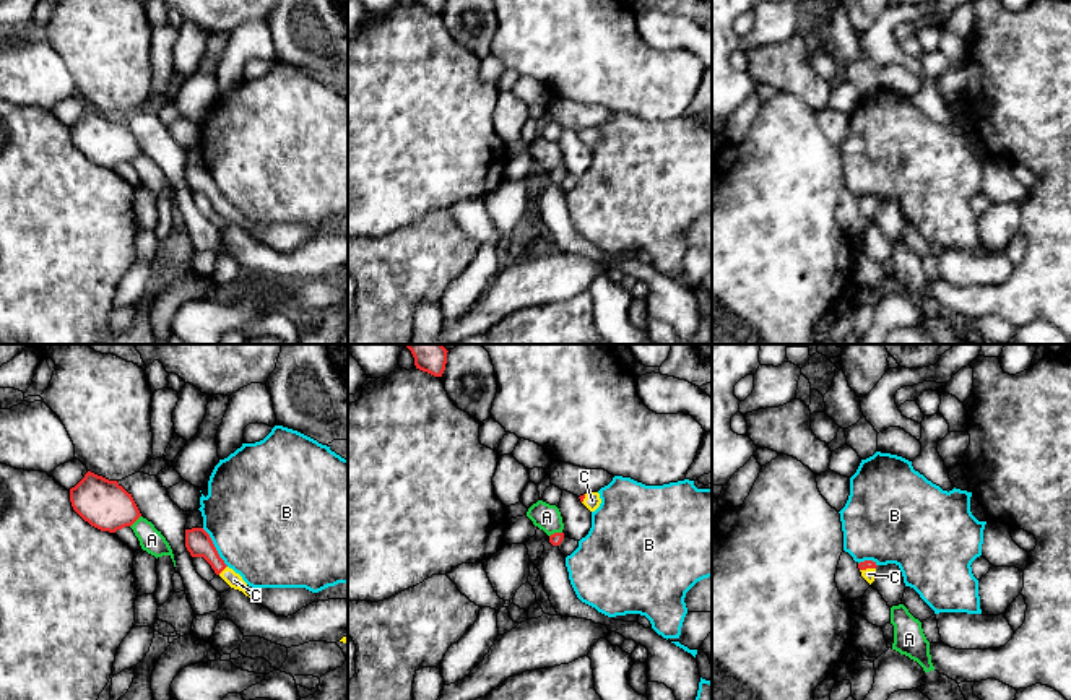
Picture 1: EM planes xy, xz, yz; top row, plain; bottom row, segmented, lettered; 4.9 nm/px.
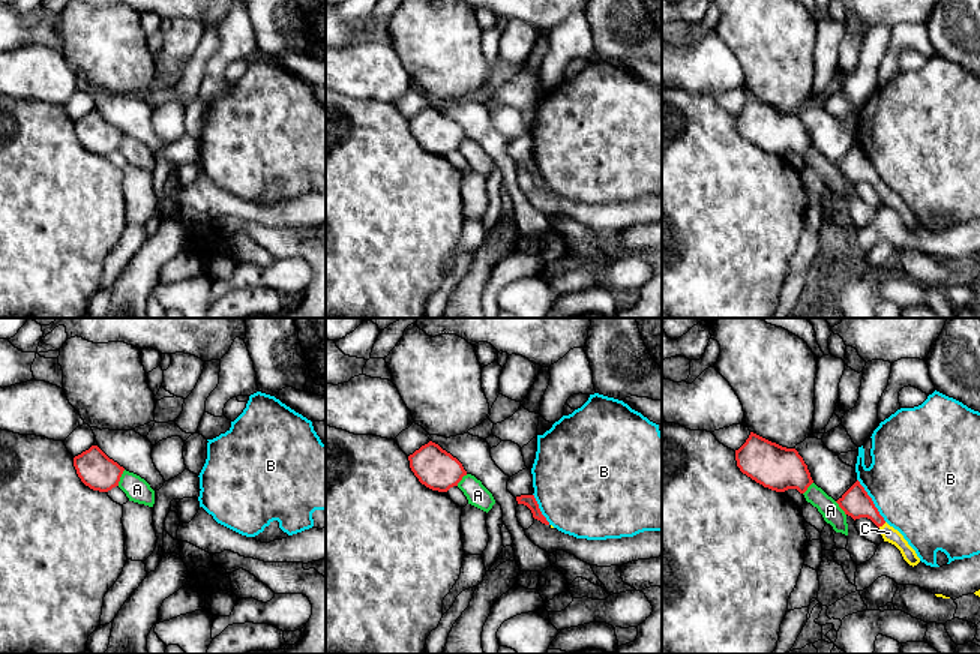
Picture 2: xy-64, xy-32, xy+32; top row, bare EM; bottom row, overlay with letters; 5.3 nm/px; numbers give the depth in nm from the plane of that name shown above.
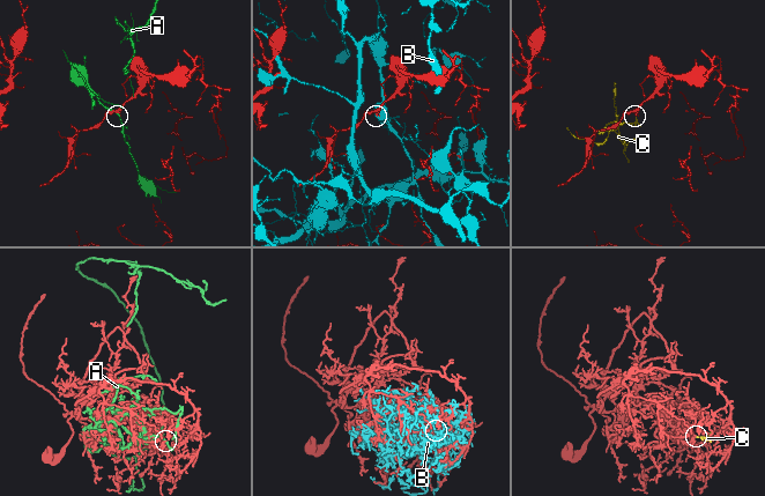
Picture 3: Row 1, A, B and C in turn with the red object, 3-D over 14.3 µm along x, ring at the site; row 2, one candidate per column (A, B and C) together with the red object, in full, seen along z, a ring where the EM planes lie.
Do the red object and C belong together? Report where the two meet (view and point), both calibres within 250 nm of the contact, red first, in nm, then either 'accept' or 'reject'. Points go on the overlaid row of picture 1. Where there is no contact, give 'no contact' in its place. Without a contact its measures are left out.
contact xy (221, 570); calibres 130 and 80 nm; accept

